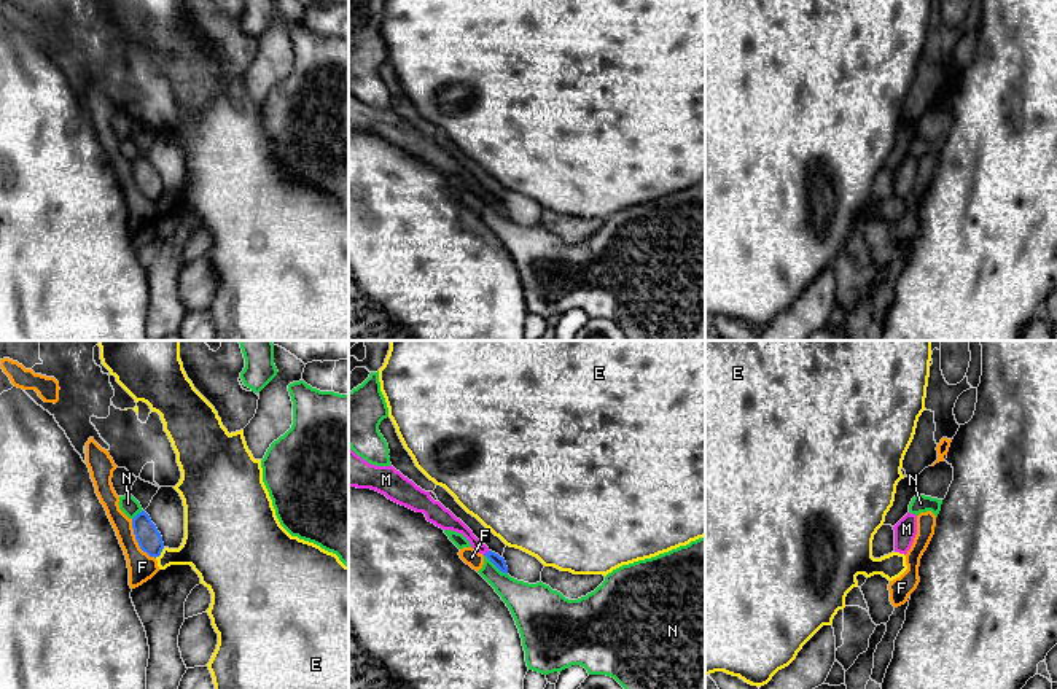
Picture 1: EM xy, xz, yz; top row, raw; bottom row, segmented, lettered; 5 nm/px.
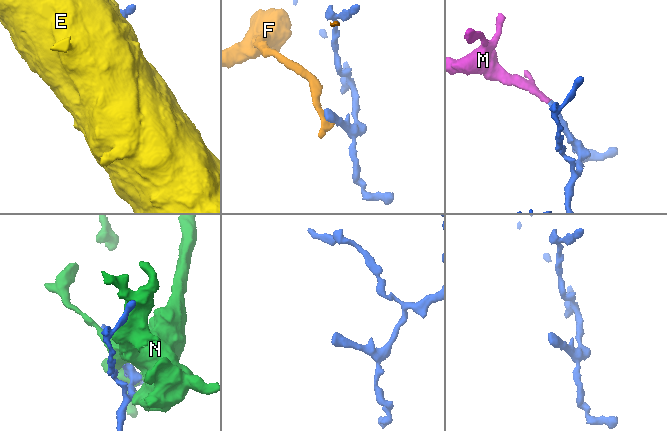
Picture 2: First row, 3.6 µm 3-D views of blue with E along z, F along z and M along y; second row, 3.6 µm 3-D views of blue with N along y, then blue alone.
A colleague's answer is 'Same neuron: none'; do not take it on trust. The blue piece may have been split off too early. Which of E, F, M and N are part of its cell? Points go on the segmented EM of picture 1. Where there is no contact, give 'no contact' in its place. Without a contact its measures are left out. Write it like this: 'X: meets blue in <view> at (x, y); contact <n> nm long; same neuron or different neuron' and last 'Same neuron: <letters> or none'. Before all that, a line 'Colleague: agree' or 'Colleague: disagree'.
Colleague: disagree
E: meets blue in xy at (159, 554); contact 80 nm long; different neuron
F: meets blue in xy at (137, 541); contact 240 nm long; different neuron
M: meets blue in xz at (486, 552); contact 40 nm long; same neuron
N: meets blue in xz at (495, 565); contact 160 nm long; different neuron
Same neuron: M

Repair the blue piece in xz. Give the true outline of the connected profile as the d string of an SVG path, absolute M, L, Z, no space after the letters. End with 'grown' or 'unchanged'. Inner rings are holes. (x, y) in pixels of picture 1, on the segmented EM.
M349 446L349 487L371 489L388 500L406 506L415 512L423 512L427 520L443 530L462 533L474 551L486 555L501 573L508 574L508 566L503 557L492 552L482 544L473 531L457 519L439 501L430 496L430 492L422 490L400 471L390 466L376 466L358 457Z; grown

